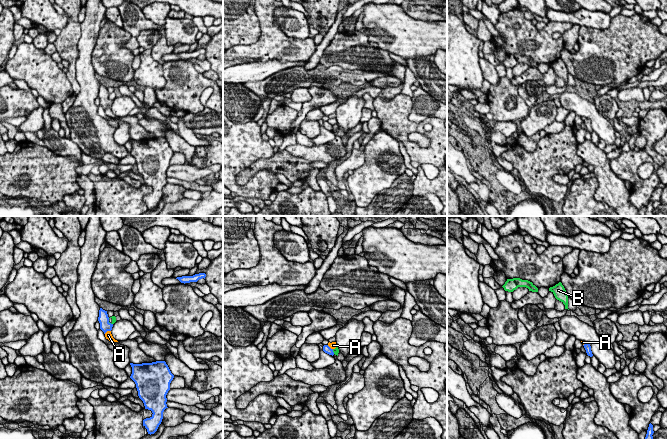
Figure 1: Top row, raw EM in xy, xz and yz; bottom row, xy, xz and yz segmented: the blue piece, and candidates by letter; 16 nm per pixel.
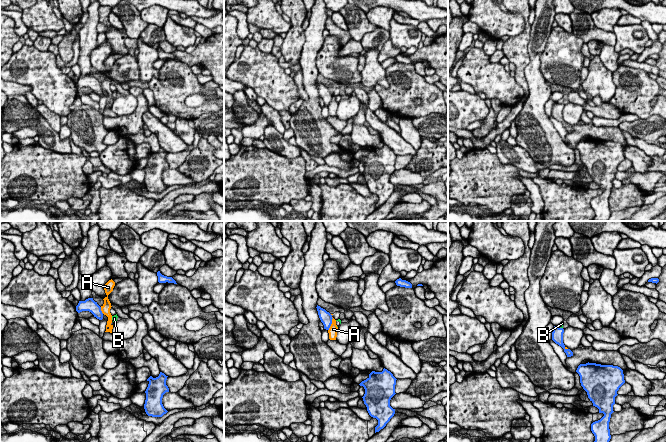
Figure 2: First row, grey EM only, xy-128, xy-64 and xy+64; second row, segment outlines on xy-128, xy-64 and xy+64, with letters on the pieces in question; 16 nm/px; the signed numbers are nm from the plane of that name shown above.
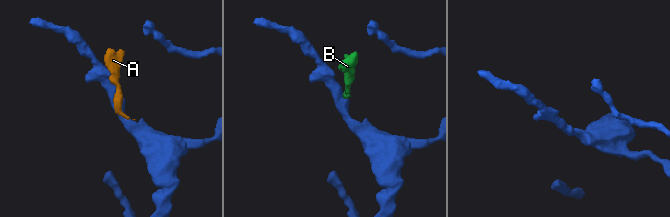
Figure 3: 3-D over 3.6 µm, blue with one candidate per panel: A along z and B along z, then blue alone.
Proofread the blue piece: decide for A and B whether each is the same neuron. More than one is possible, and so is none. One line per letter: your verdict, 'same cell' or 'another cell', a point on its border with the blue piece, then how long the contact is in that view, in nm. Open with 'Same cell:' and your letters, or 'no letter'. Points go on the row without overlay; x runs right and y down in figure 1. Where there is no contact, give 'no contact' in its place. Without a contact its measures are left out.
Same cell: no letter
A: another cell; contact xy (107, 106); length 120 nm
B: another cell; contact xz (332, 127); length 90 nm

